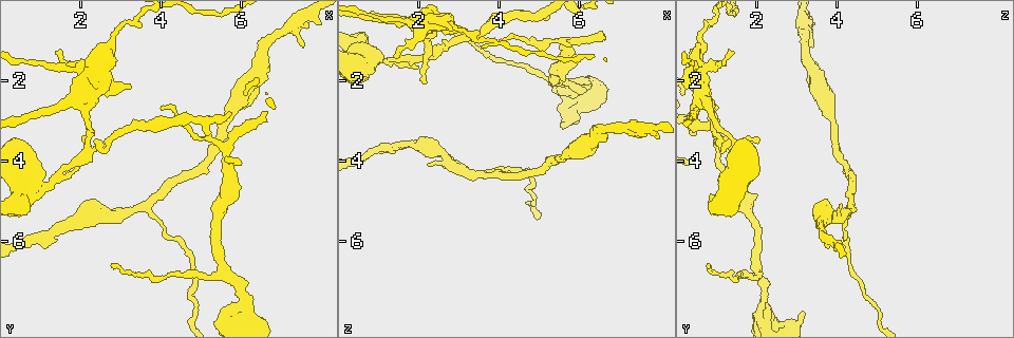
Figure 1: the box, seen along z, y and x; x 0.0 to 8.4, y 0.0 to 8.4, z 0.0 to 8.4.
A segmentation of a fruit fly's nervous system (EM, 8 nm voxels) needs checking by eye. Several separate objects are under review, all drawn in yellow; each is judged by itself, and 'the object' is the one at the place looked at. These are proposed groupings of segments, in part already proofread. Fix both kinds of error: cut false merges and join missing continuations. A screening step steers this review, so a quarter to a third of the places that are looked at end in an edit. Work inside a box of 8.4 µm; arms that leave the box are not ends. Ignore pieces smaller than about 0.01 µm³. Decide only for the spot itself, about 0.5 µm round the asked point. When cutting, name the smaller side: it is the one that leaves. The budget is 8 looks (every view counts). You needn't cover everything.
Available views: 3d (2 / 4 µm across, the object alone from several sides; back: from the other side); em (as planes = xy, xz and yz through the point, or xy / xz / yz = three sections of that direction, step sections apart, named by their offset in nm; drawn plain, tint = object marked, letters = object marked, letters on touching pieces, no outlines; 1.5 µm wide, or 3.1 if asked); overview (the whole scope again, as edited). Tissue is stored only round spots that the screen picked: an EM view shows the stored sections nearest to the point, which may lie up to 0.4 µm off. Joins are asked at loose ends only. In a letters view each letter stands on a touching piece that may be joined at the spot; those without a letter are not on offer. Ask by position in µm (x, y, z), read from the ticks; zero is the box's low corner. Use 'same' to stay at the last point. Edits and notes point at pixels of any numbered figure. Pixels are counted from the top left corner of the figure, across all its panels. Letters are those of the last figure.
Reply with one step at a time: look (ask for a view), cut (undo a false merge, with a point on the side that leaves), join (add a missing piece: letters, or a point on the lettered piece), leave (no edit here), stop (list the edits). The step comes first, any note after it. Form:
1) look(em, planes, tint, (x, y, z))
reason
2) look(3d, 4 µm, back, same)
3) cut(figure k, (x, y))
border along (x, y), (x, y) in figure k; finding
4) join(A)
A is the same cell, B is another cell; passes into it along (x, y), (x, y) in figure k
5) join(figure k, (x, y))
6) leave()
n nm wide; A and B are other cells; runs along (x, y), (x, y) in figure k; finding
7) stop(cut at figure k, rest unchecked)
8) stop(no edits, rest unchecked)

look(em, yz, step 4, tint, (2.10, 3.80, 1.45))

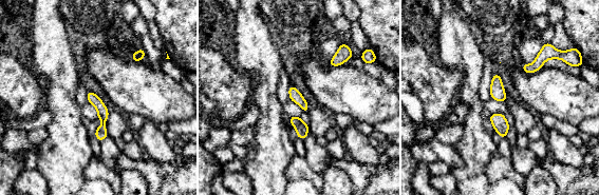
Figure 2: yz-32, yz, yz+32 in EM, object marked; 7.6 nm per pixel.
look(em, planes, letters, same)

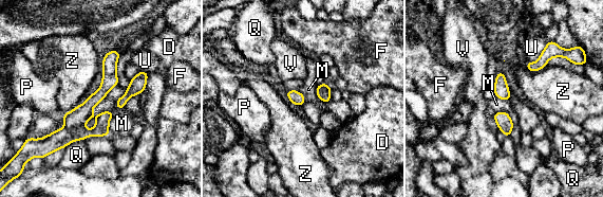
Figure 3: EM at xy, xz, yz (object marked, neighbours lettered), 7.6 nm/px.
cut(figure 3, (78, 117))
110 nm wide; D, F, M, P, Q, U, V and Z are other cells; the part that leaves runs along (116, 53), (106, 87), (67, 124) in figure 3; a second neuron is stuck on

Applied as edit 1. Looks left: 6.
look(overview)

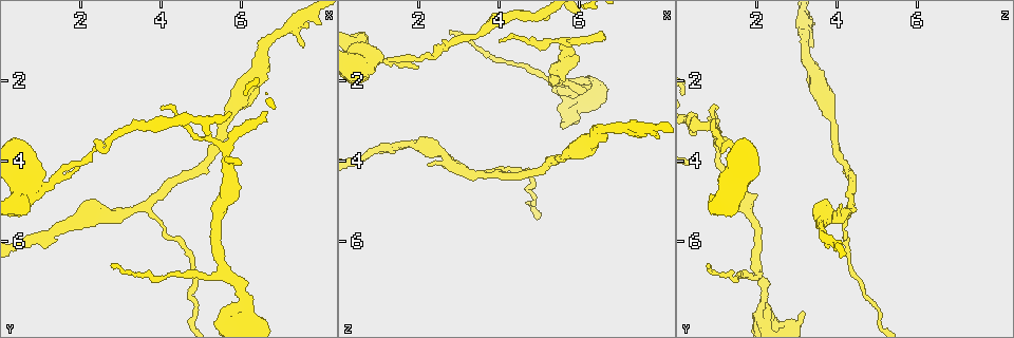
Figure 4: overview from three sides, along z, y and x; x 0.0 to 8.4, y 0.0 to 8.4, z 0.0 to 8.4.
look(3d, 4 µm, back, (6.70, 2.80, 1.00))

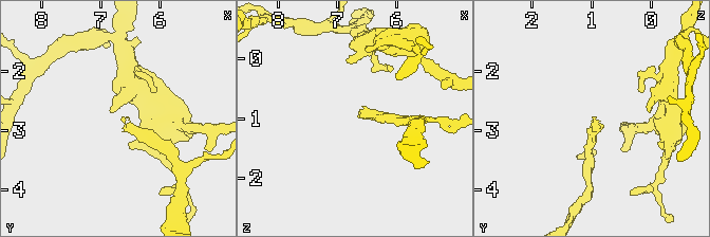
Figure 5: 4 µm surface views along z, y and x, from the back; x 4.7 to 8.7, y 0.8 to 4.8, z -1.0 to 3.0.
look(em, planes, tint, (6.65, 2.80, 0.95))
now the EM

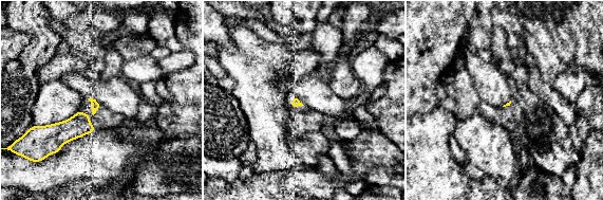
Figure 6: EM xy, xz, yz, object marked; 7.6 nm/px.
look(em, planes, letters, same)
see the neighbours

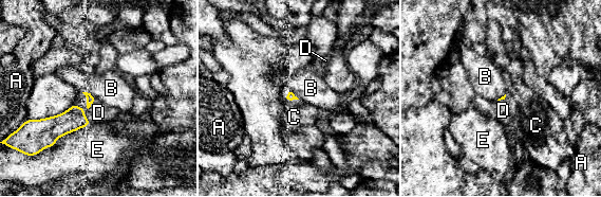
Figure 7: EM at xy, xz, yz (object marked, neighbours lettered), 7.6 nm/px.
join(D)
D is the same cell, A, B, C and E are other cells; it goes on there

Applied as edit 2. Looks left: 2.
stop(cut at figure 3, join at figure 7, rest unchecked)

